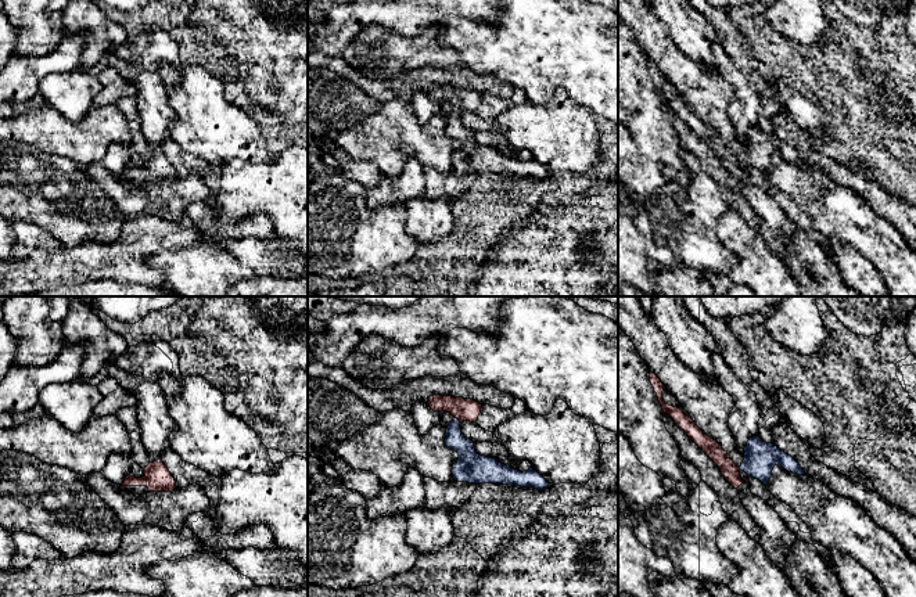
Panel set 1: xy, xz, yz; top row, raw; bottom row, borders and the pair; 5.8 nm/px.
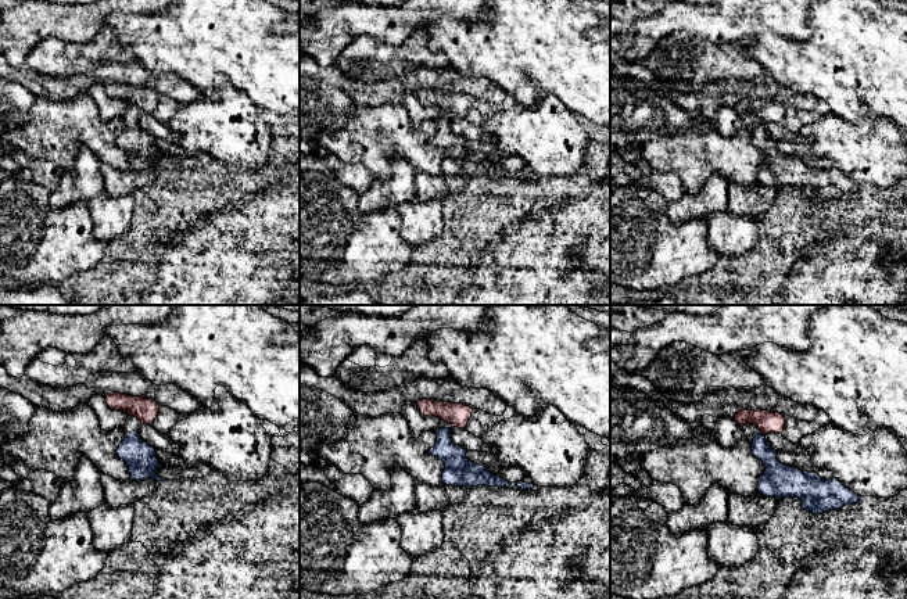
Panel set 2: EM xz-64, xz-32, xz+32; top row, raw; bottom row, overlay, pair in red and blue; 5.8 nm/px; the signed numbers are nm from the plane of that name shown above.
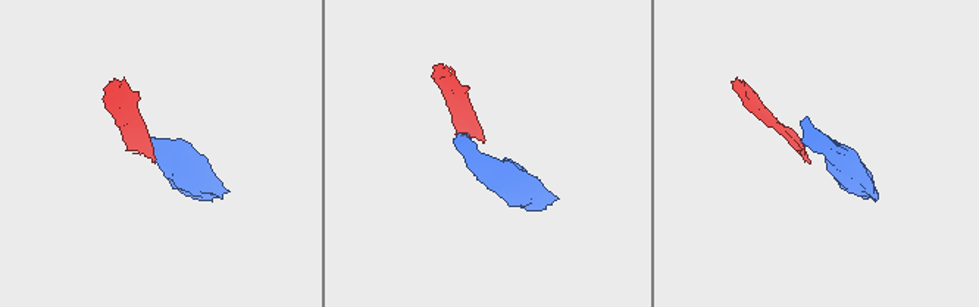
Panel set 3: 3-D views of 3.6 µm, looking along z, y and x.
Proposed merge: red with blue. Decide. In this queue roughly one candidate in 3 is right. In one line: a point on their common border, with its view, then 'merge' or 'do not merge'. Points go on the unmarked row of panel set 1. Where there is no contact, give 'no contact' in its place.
contact xz (458, 108); do not merge

